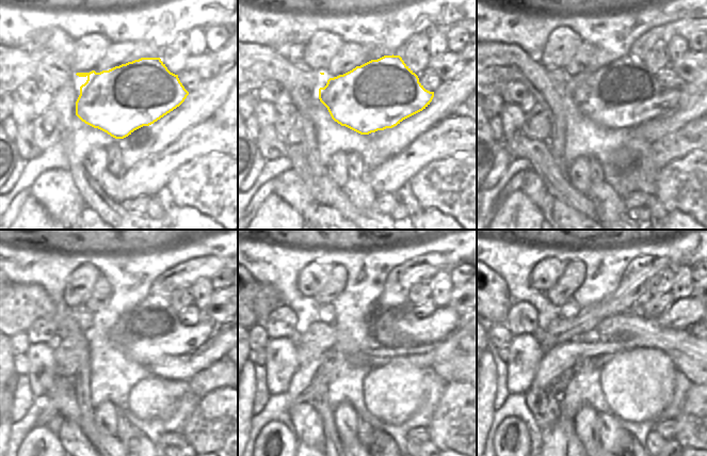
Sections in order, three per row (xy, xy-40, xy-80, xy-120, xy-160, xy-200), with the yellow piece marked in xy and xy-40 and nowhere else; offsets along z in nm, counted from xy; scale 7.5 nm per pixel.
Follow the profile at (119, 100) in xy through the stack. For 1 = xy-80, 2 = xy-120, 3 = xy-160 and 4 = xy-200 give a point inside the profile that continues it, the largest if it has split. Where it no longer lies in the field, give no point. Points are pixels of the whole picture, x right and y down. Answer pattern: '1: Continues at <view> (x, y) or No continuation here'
1: Continues at xy-80 (625, 93)
2: Continues at xy-120 (150, 331)
3: Continues at xy-160 (385, 321)
4: Continues at xy-200 (683, 314).

